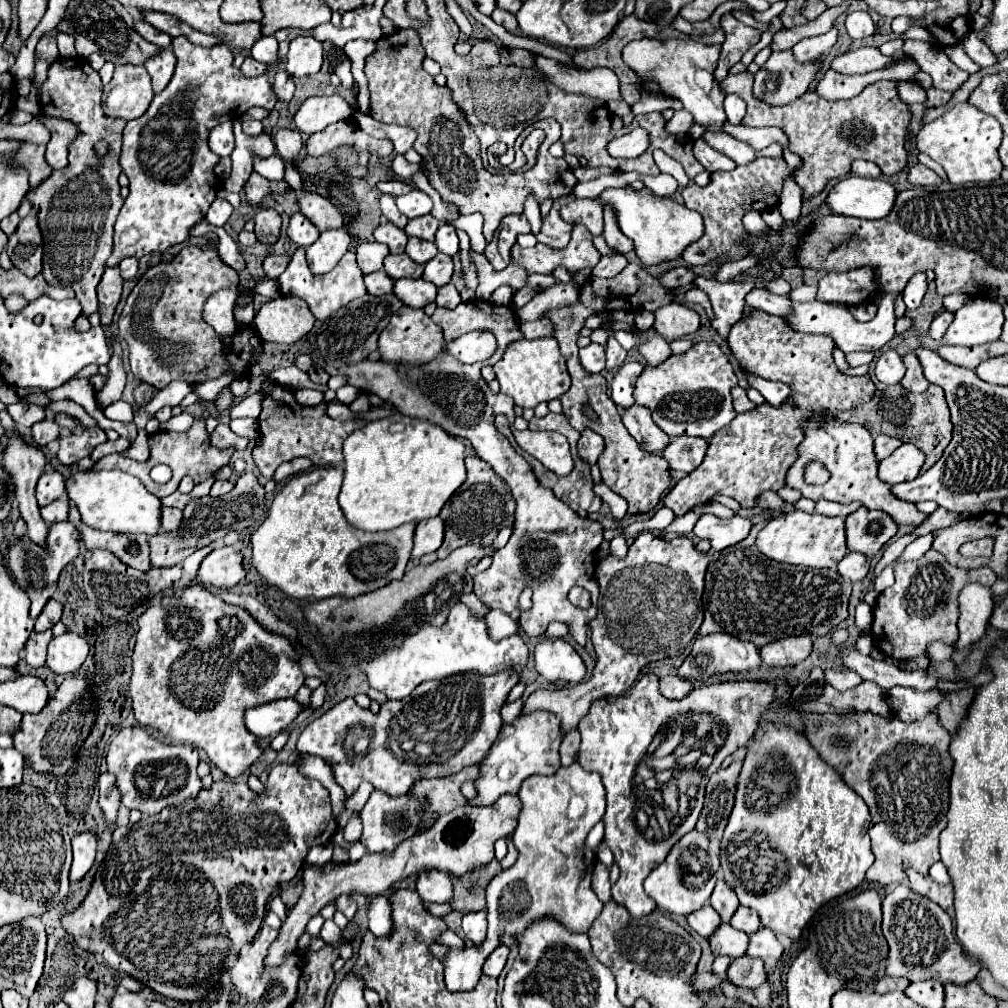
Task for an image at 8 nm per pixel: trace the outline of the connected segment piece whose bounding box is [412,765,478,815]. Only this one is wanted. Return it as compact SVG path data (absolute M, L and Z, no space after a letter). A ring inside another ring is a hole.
M478 765L464 767L456 775L448 775L444 779L426 779L426 781L416 781L412 787L412 793L416 797L424 797L430 801L428 811L434 811L438 815L444 815L452 809L456 809L462 803L468 803L466 797L460 793L460 785L464 781L474 781L478 777Z

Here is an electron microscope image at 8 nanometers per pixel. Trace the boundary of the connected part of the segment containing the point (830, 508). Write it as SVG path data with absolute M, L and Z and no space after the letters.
M822 499L822 501L816 503L816 511L826 515L826 517L846 517L846 515L854 513L858 507L860 507L858 501L844 505L844 503L834 503L834 501L824 501Z

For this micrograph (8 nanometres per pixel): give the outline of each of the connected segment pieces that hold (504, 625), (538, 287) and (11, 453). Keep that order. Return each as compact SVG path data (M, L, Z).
M492 609L492 611L486 615L486 621L490 623L488 627L490 627L490 635L492 635L494 639L504 639L504 637L508 637L508 635L518 633L516 621L514 621L508 613L504 613L504 611Z
M534 273L534 275L530 275L530 279L528 279L528 285L530 285L534 291L544 291L544 289L556 285L556 283L558 283L558 281L556 281L552 275L540 275L540 273Z
M16 433L10 435L8 447L6 447L6 451L4 451L4 469L12 475L12 481L14 481L14 485L16 485L16 499L18 499L20 515L22 515L22 519L26 521L28 537L30 537L32 543L36 543L36 545L44 545L44 541L46 541L46 537L48 537L48 529L50 529L50 525L40 517L40 507L38 507L36 497L34 497L36 481L38 481L38 477L42 475L44 463L46 463L44 453L42 453L36 445L26 443L22 435L16 435Z

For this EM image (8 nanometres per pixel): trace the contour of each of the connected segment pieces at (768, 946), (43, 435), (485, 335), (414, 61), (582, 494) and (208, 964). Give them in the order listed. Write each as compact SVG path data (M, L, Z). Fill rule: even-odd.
M760 929L760 931L750 935L750 943L748 943L746 955L752 955L752 957L758 957L758 959L766 959L766 957L780 959L782 951L784 951L784 947L778 943L774 931Z
M44 419L32 427L32 439L38 447L44 447L58 437L60 437L60 425L52 419Z
M478 329L478 331L470 331L462 337L458 337L456 341L448 343L448 349L452 355L456 355L462 363L476 363L476 361L486 361L488 357L492 357L492 353L496 351L498 343L492 331L488 329Z
M400 29L388 37L378 39L378 51L366 59L366 77L370 83L370 101L372 101L372 117L380 123L396 123L408 125L418 133L414 141L414 149L422 155L426 169L426 177L430 185L440 193L442 201L456 207L460 215L482 213L484 215L484 237L492 241L494 231L498 229L502 217L524 211L524 201L528 195L534 195L540 205L544 199L558 201L560 197L572 195L578 179L574 177L570 165L564 159L556 159L550 155L550 145L556 143L561 136L561 127L553 118L542 119L532 127L544 129L546 141L540 145L538 163L534 169L524 173L510 175L494 175L484 169L480 159L478 137L472 127L460 113L460 109L452 103L452 95L446 87L438 87L434 79L424 71L422 61L426 53L420 45L420 37L414 29ZM382 41L406 41L398 43L392 49L386 49Z
M522 453L522 455L530 461L538 481L544 487L550 487L554 491L554 495L560 501L564 501L572 511L584 509L586 513L596 513L600 509L602 501L592 491L594 483L592 483L592 477L590 477L590 465L586 465L584 459L574 455L574 461L576 461L574 471L568 477L558 477L552 471L544 469L536 459L528 457L526 453Z
M278 763L276 767L272 767L272 773L268 775L266 789L262 793L254 793L246 783L228 783L228 781L212 783L210 789L202 789L196 795L196 799L192 799L192 801L184 801L180 805L166 807L164 811L160 811L154 817L144 817L140 823L134 823L128 827L118 827L114 831L112 845L94 875L88 895L74 911L68 911L60 917L60 925L64 927L64 931L68 935L74 937L78 947L82 947L88 953L104 955L106 963L112 969L128 973L130 977L138 979L140 983L144 983L146 987L150 987L152 991L156 991L164 997L178 999L178 1001L198 1001L198 999L206 997L208 993L212 993L214 989L220 989L220 981L216 981L216 979L222 979L236 963L240 949L244 945L252 943L252 939L256 937L256 933L260 931L260 927L264 923L266 905L268 905L270 895L276 891L276 887L282 881L294 879L298 869L302 867L302 861L304 861L308 849L314 845L330 843L336 829L338 829L338 821L336 821L336 817L332 817L332 805L330 805L328 791L324 789L324 785L320 785L320 781L308 779L302 773L298 773L296 763Z

